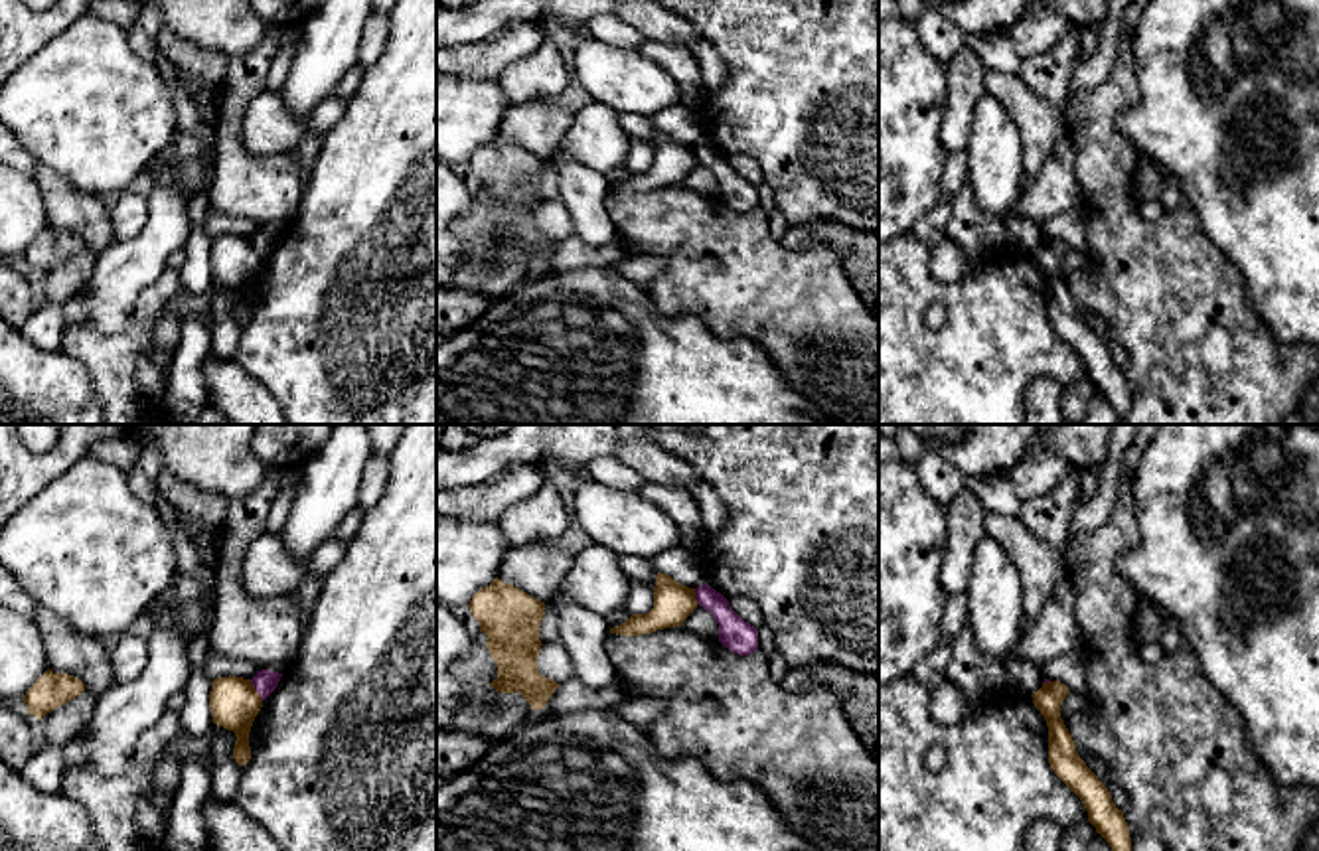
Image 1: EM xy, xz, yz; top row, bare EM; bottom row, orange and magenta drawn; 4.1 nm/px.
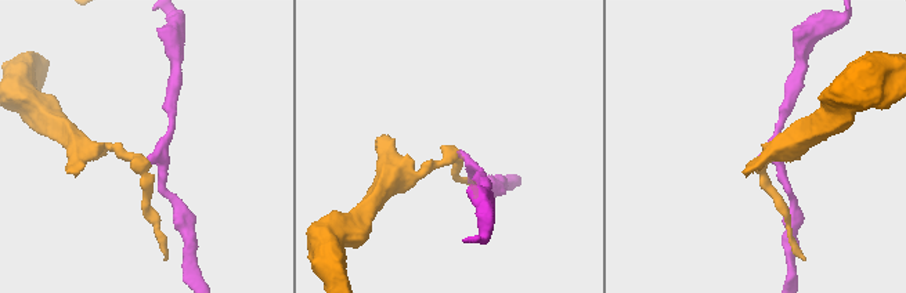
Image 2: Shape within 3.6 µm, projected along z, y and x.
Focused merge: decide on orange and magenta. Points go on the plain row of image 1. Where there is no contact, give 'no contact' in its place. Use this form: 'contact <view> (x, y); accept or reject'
contact xy (253, 247); reject

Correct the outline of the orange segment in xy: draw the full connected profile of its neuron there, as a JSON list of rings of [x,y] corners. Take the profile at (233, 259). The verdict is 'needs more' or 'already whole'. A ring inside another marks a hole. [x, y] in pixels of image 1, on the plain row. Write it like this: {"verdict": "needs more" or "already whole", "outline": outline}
{"verdict": "already whole", "outline": [[[235,233],[213,237],[209,265],[213,280],[233,288],[237,294],[233,306],[235,320],[239,324],[247,322],[251,318],[249,290],[263,265],[263,257],[255,249],[251,237]]]}

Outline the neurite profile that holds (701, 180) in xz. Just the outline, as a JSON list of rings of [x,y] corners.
[[[697,166],[685,176],[683,184],[705,197],[719,197],[719,182],[709,168]]]

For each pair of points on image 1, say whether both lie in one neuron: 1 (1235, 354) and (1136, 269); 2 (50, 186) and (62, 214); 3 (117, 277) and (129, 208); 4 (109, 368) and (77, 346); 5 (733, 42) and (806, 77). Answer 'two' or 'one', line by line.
1: one
2: one
3: two
4: one
5: one

